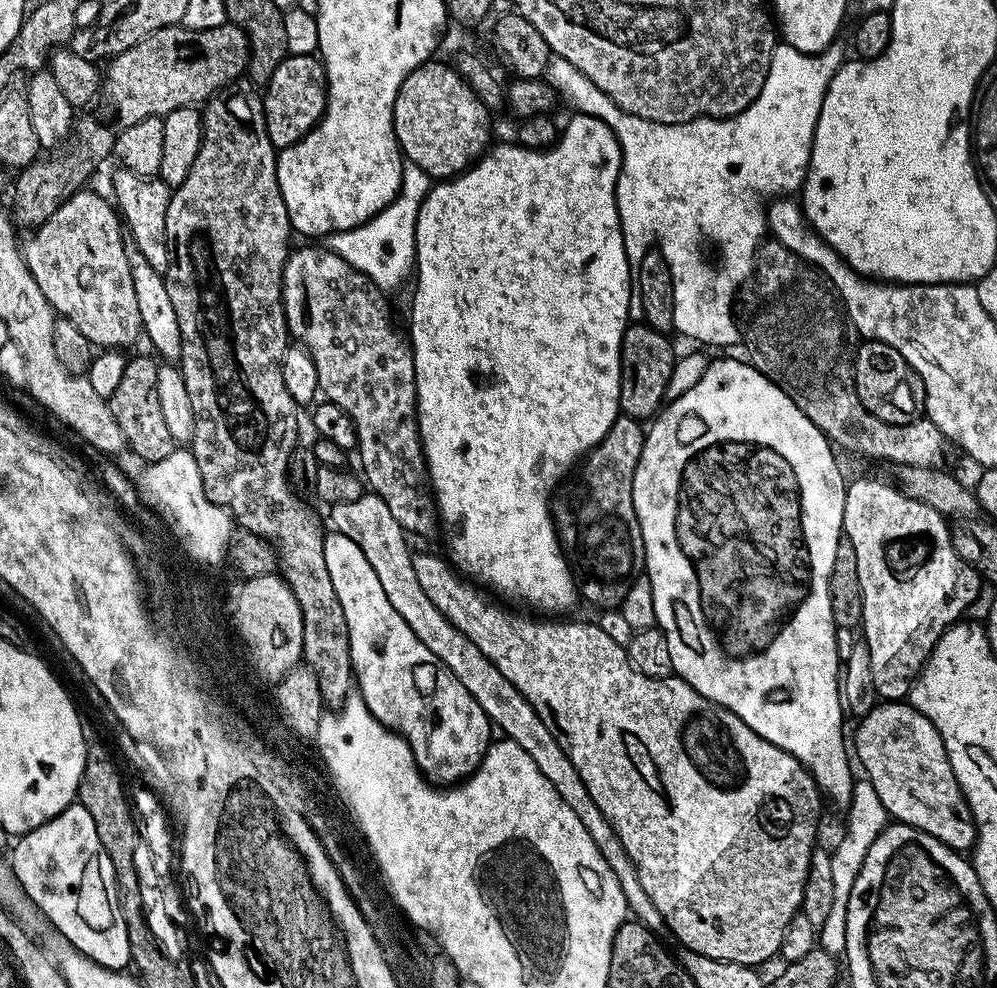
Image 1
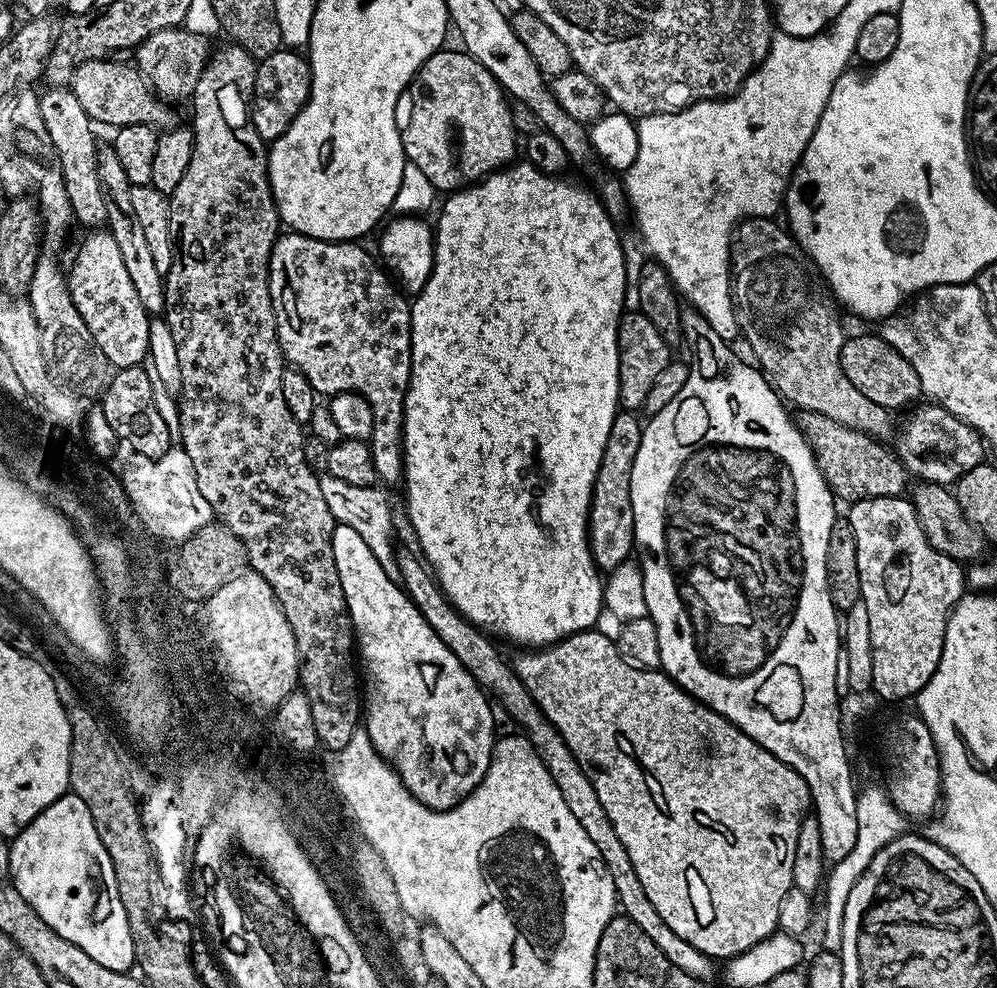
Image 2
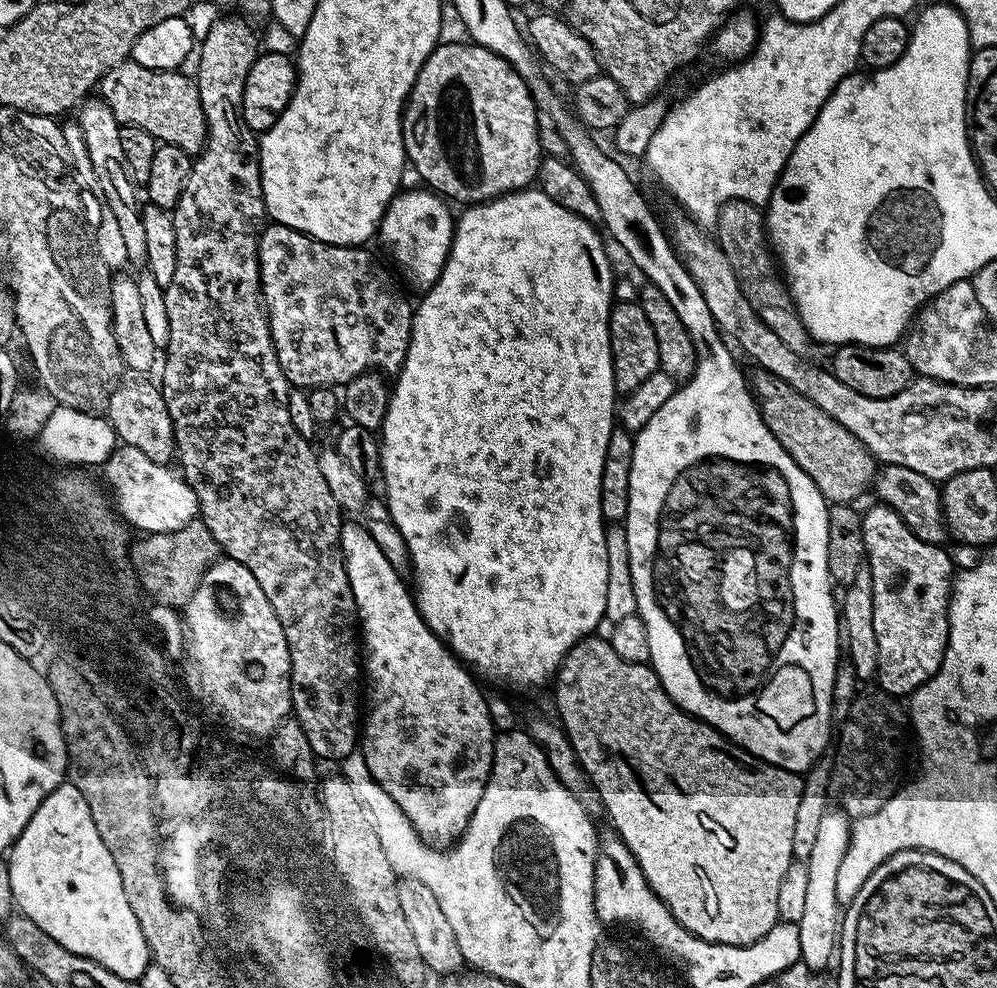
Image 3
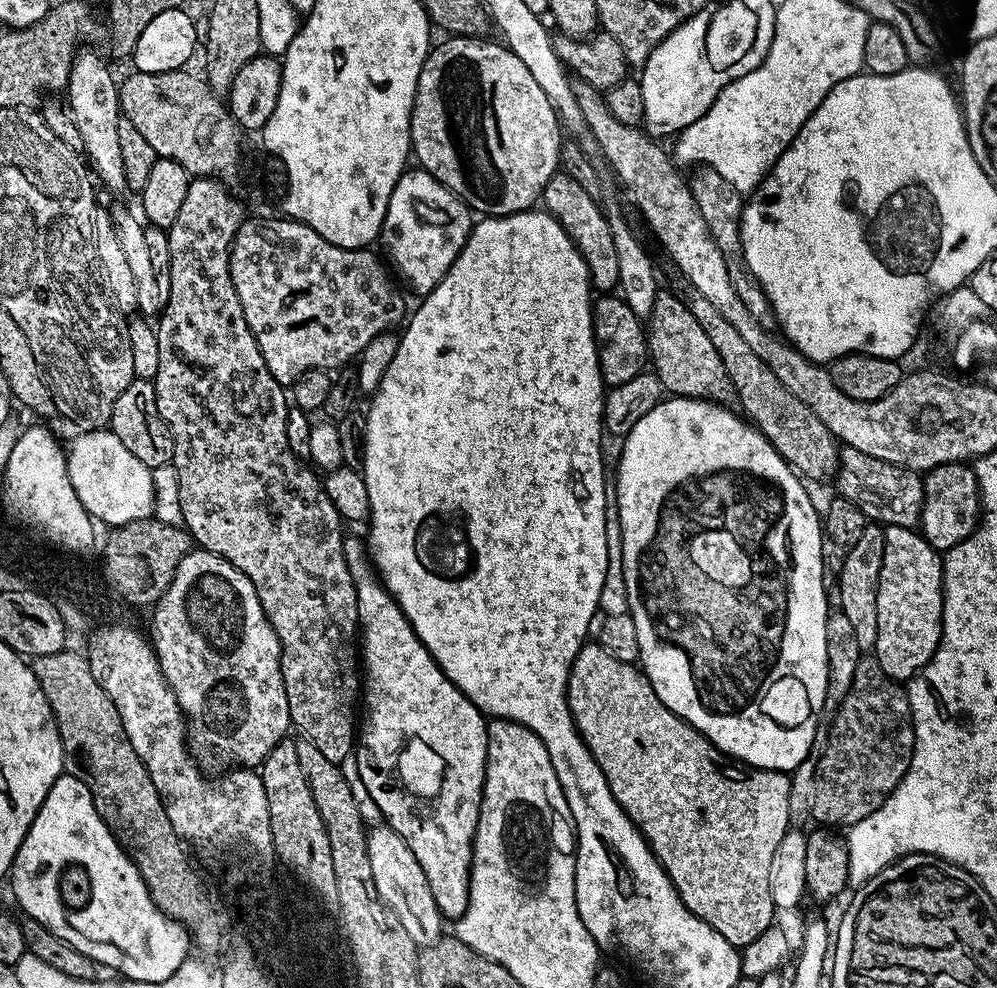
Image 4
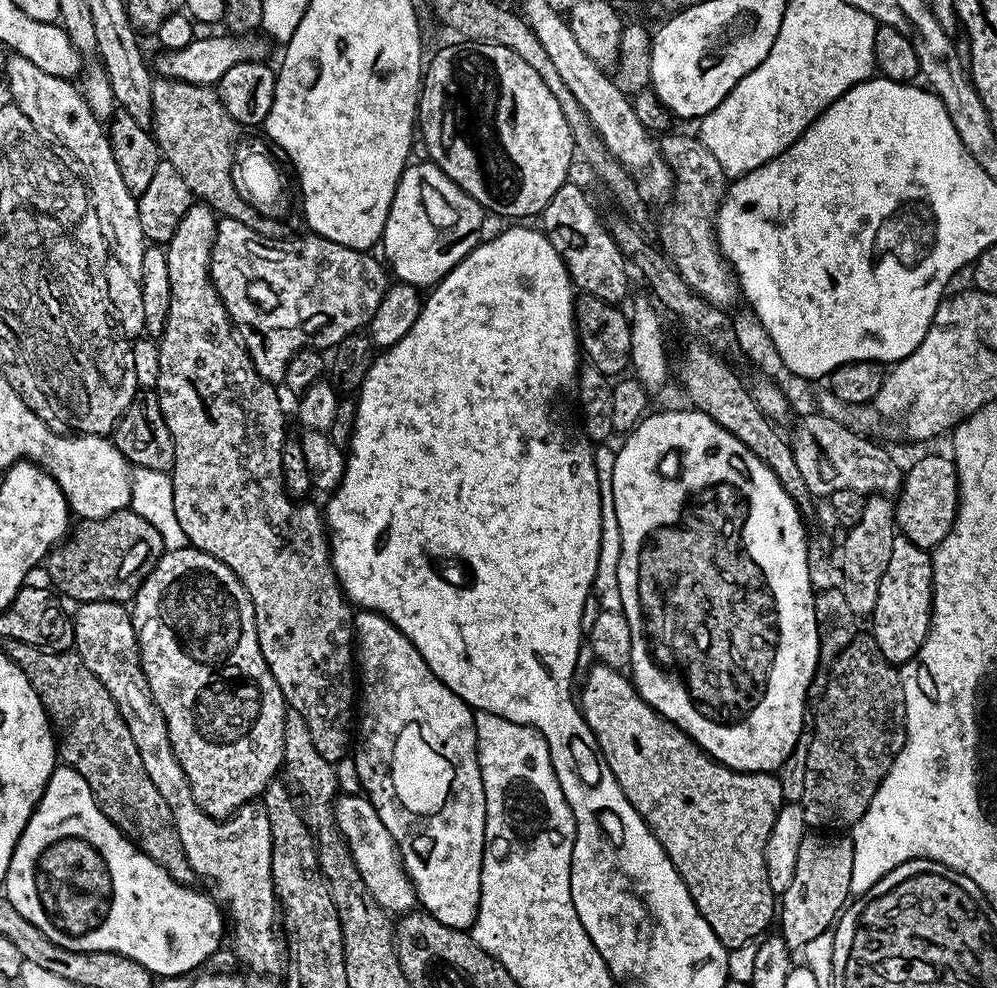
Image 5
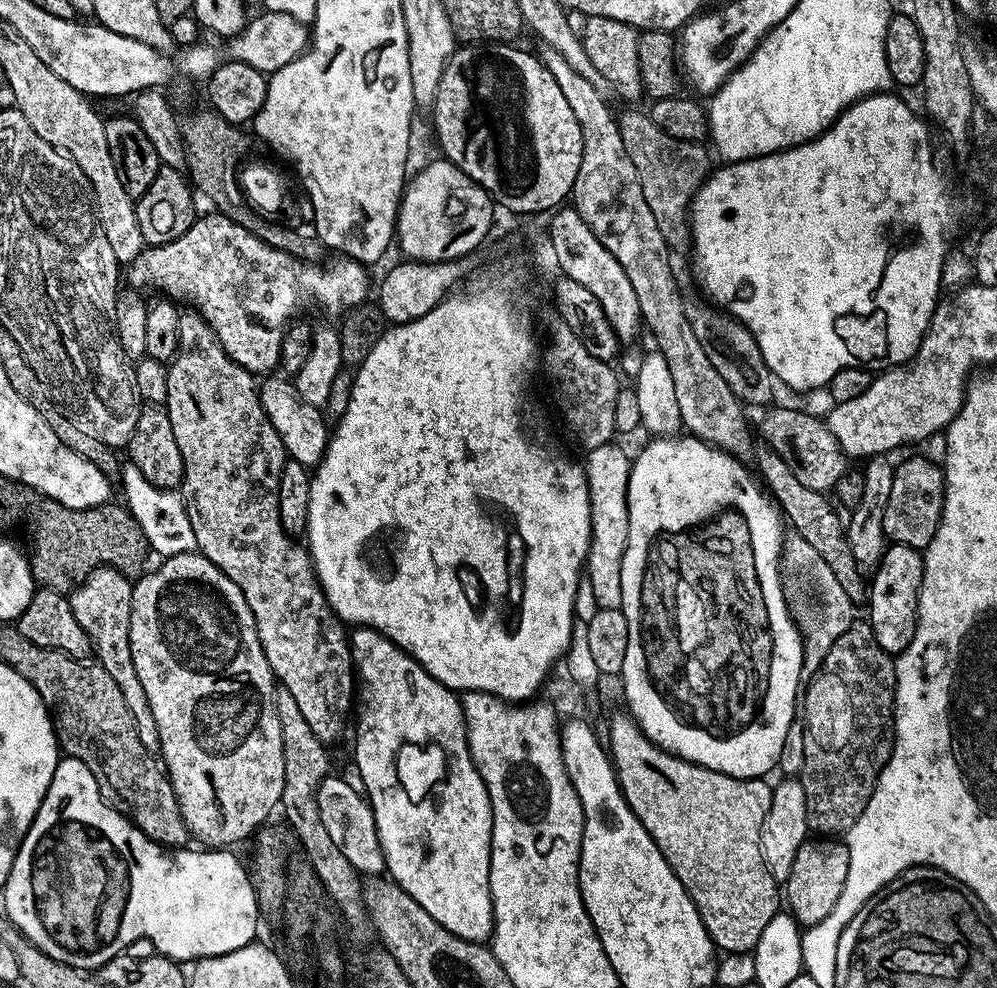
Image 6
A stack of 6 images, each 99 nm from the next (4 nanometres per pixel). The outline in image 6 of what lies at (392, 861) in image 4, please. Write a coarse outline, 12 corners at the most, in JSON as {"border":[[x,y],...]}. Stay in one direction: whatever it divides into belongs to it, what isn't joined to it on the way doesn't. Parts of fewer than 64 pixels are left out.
{"border":[[341,775],[324,777],[318,812],[361,875],[386,870],[367,799]]}

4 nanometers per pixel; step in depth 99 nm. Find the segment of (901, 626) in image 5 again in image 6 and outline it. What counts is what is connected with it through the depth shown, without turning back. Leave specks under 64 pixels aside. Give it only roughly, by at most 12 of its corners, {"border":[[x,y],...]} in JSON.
{"border":[[889,543],[871,573],[866,619],[878,646],[914,638],[924,557]]}

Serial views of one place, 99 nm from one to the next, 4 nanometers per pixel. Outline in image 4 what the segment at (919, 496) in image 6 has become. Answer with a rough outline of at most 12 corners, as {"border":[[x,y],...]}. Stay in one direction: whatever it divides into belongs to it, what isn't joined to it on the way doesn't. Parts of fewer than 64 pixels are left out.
{"border":[[975,467],[923,473],[918,531],[943,554],[981,519]]}

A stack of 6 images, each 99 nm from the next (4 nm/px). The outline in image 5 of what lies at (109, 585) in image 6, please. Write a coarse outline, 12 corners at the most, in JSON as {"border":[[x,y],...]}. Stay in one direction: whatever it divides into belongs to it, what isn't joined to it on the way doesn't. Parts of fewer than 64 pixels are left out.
{"border":[[80,604],[74,651],[110,690],[248,970],[287,961],[263,803],[194,802],[131,611]]}

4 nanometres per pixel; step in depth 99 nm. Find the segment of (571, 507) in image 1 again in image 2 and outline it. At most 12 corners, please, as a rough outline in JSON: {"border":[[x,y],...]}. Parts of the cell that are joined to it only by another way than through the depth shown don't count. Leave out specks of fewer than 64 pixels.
{"border":[[620,412],[611,424],[589,508],[589,548],[608,564],[608,516],[628,516],[633,538],[630,470],[642,420]]}

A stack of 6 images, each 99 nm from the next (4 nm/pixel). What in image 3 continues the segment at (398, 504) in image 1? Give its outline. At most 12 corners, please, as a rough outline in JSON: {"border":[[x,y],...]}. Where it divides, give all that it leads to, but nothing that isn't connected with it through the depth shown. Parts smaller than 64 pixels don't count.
{"border":[[269,223],[289,385],[399,373],[414,308],[367,247]]}

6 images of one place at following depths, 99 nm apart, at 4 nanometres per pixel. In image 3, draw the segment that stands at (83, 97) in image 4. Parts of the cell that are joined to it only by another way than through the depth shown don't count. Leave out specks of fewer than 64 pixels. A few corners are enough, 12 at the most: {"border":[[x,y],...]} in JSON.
{"border":[[85,99],[78,123],[91,175],[114,210],[129,261],[143,265],[138,188],[128,176],[122,125]]}

